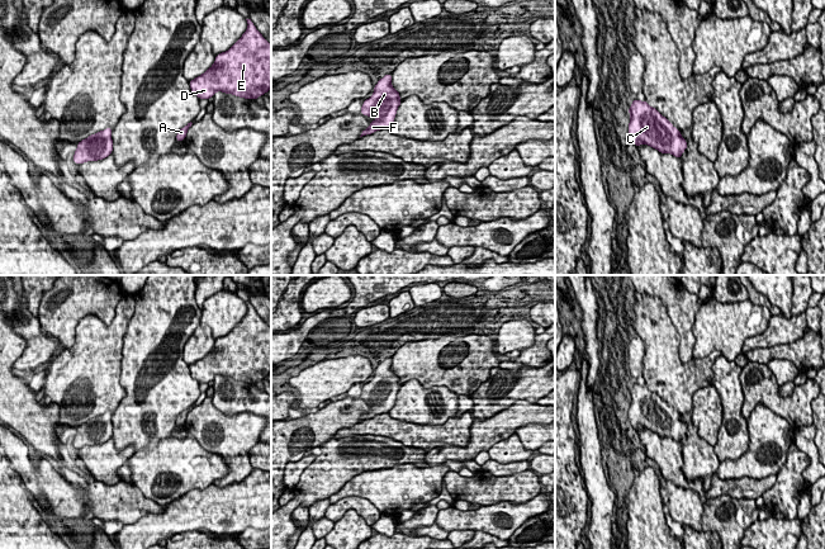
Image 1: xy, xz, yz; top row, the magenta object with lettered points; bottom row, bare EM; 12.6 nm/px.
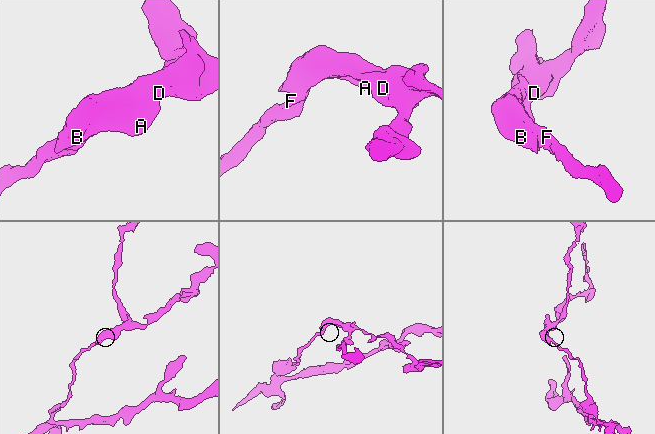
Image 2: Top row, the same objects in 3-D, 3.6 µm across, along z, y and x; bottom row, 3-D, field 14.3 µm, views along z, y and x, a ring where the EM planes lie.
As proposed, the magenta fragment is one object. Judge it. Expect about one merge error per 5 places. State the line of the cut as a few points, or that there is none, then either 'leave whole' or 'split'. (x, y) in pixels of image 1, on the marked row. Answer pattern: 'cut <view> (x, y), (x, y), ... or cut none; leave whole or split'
cut none; leave whole

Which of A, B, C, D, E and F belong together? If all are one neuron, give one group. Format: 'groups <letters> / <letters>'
groups A B C D E F

